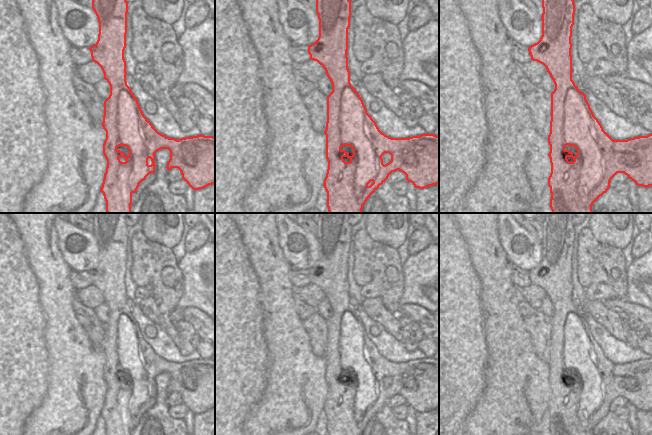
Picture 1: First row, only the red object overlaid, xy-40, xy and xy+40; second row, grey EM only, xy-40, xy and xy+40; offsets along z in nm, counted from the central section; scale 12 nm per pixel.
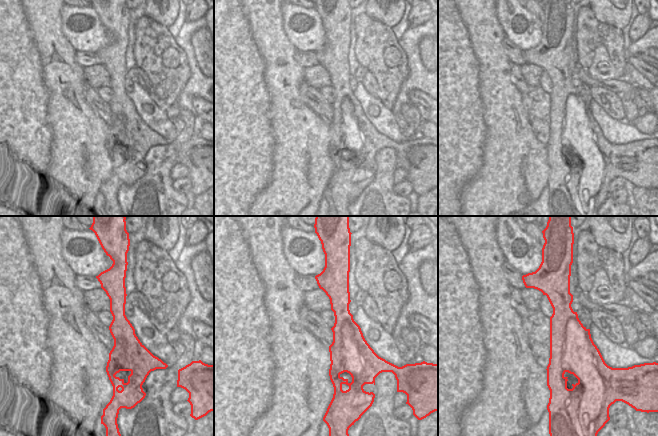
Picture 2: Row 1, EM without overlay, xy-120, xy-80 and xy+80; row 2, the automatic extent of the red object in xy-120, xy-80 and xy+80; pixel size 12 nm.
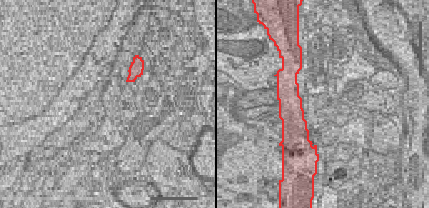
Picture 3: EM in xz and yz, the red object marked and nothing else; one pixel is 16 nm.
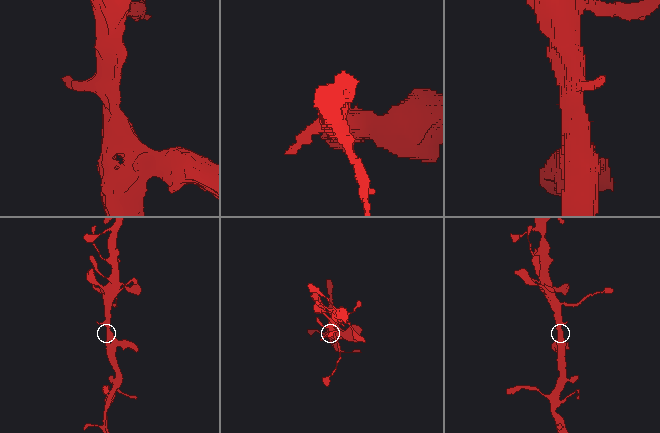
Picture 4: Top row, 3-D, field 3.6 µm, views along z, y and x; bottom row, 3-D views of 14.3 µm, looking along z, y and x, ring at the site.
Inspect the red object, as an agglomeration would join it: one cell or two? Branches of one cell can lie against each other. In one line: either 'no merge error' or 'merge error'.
no merge error

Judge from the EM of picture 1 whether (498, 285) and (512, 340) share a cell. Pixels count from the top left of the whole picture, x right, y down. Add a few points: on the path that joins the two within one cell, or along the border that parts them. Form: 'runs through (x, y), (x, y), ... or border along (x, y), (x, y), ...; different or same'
runs through (498, 299), (498, 308), (504, 326); same

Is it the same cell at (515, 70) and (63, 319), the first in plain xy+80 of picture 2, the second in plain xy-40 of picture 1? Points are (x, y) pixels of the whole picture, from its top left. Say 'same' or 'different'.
different

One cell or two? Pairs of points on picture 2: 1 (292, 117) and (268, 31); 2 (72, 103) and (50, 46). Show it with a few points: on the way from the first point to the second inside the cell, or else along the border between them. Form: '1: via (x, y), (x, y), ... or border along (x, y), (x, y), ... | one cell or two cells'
1: via (284, 96), (281, 71), (274, 63), (274, 52) | one cell
2: via (64, 89), (64, 81), (59, 70), (58, 60) | one cell

